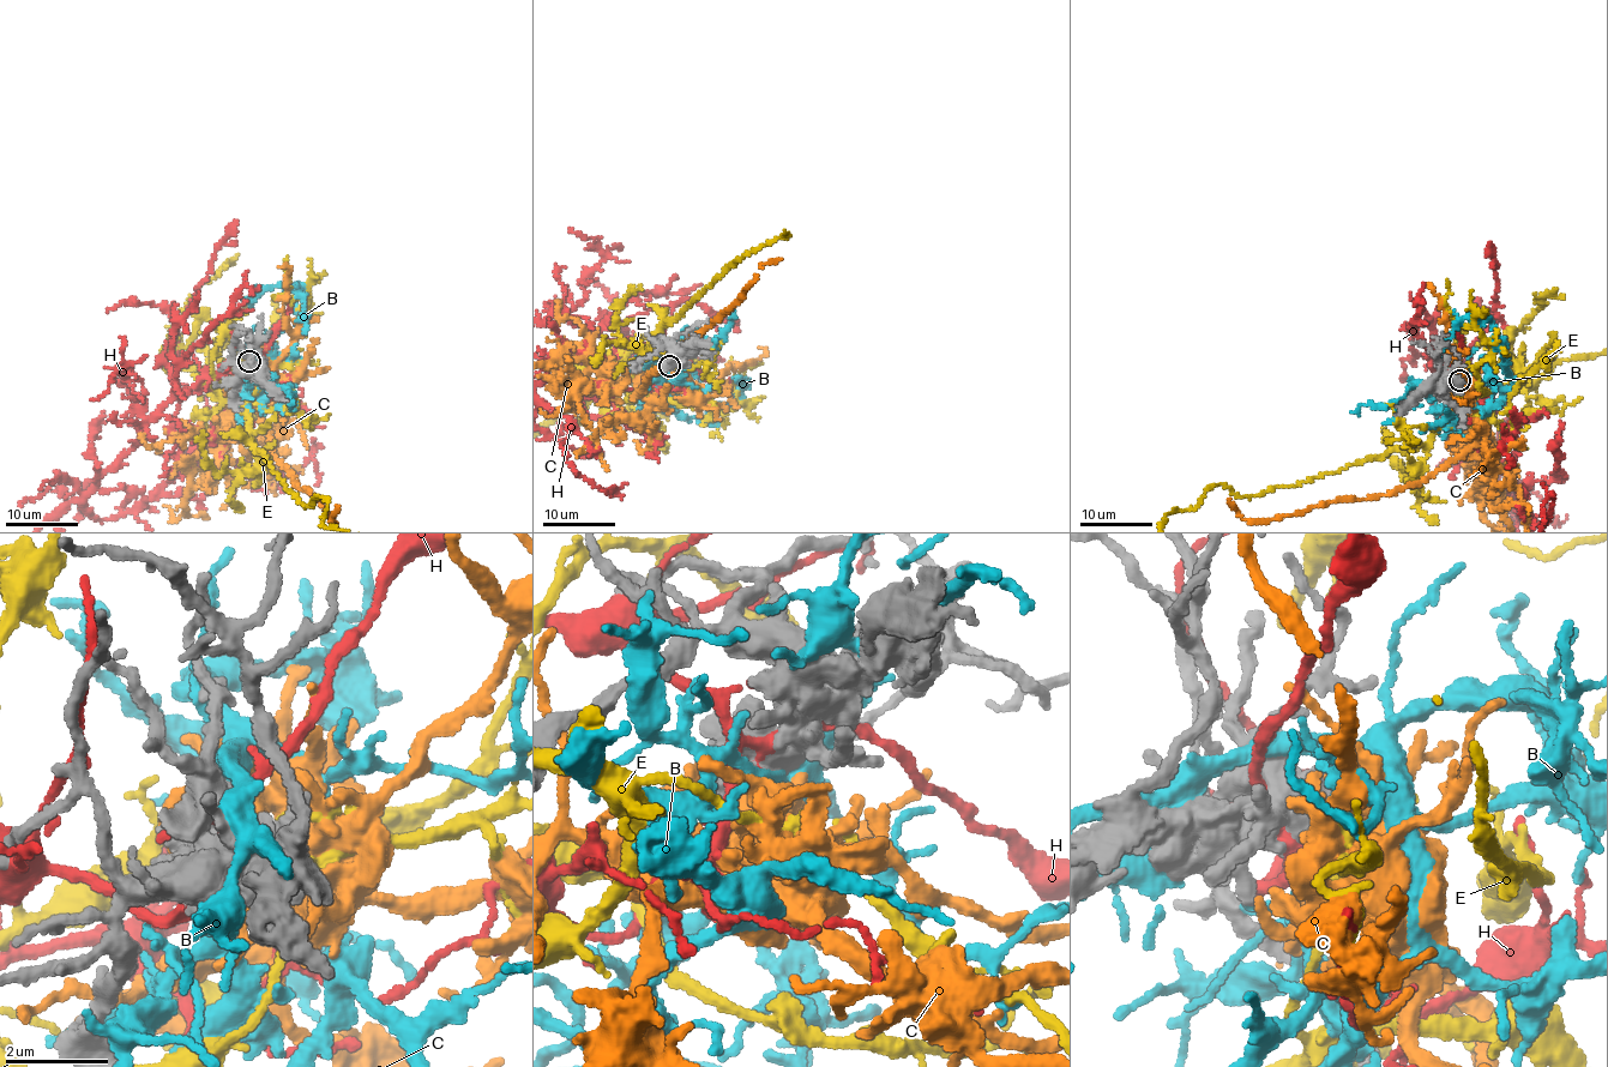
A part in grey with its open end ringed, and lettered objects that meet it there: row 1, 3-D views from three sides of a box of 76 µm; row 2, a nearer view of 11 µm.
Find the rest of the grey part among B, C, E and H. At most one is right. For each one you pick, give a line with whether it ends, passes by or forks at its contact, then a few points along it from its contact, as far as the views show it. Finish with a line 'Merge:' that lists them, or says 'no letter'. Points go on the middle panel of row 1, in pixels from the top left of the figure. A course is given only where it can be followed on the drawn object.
C: it forks there; it runs (668, 368), (663, 383), (640, 378), (638, 391), (723, 315), (757, 270), (782, 259)
Merge: C

